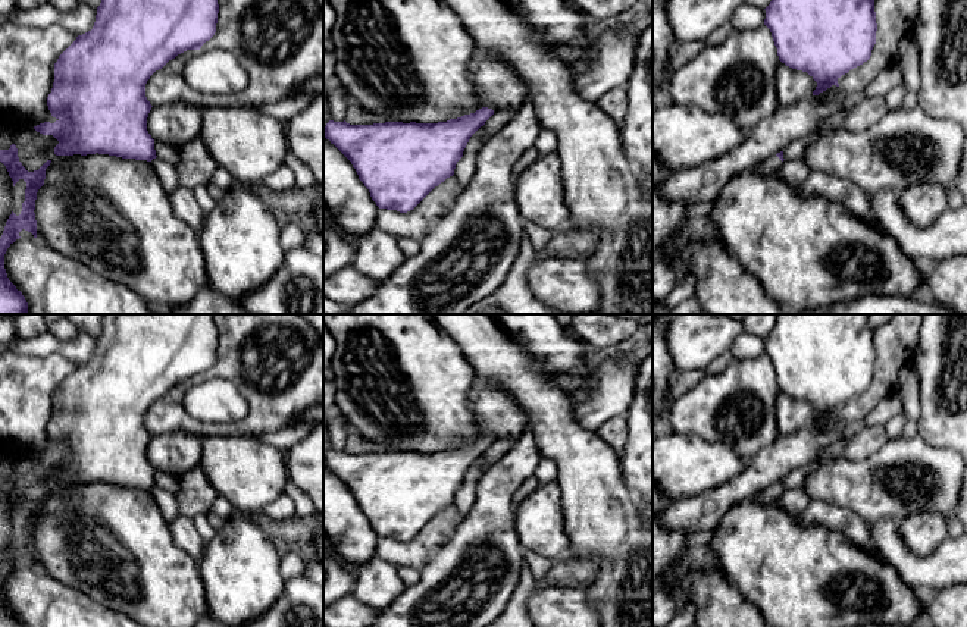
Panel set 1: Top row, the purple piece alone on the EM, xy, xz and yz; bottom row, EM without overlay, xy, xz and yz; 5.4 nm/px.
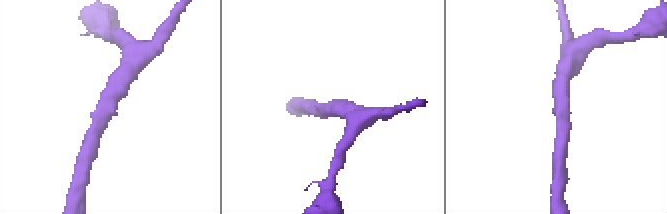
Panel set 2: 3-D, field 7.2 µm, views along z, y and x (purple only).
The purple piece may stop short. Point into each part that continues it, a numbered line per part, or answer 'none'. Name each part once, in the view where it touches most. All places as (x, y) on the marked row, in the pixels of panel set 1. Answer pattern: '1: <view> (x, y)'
1: yz (773, 163)

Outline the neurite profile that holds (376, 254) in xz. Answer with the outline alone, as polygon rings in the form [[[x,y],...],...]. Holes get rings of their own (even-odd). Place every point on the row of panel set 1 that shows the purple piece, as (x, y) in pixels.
[[[375,228],[370,233],[353,241],[353,264],[372,280],[382,283],[406,261],[397,238]]]

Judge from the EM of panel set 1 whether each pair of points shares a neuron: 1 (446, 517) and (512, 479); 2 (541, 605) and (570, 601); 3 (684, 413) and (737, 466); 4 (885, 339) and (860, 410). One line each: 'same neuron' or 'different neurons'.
1: different neurons
2: same neuron
3: different neurons
4: same neuron

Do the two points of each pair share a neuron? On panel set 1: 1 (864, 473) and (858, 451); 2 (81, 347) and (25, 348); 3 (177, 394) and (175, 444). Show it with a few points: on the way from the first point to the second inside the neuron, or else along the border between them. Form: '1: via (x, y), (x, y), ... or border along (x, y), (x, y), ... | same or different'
1: border along (889, 439), (864, 458), (848, 460), (844, 457) | different
2: via (68, 347), (38, 347) | same
3: border along (153, 433), (188, 432), (202, 439) | different

